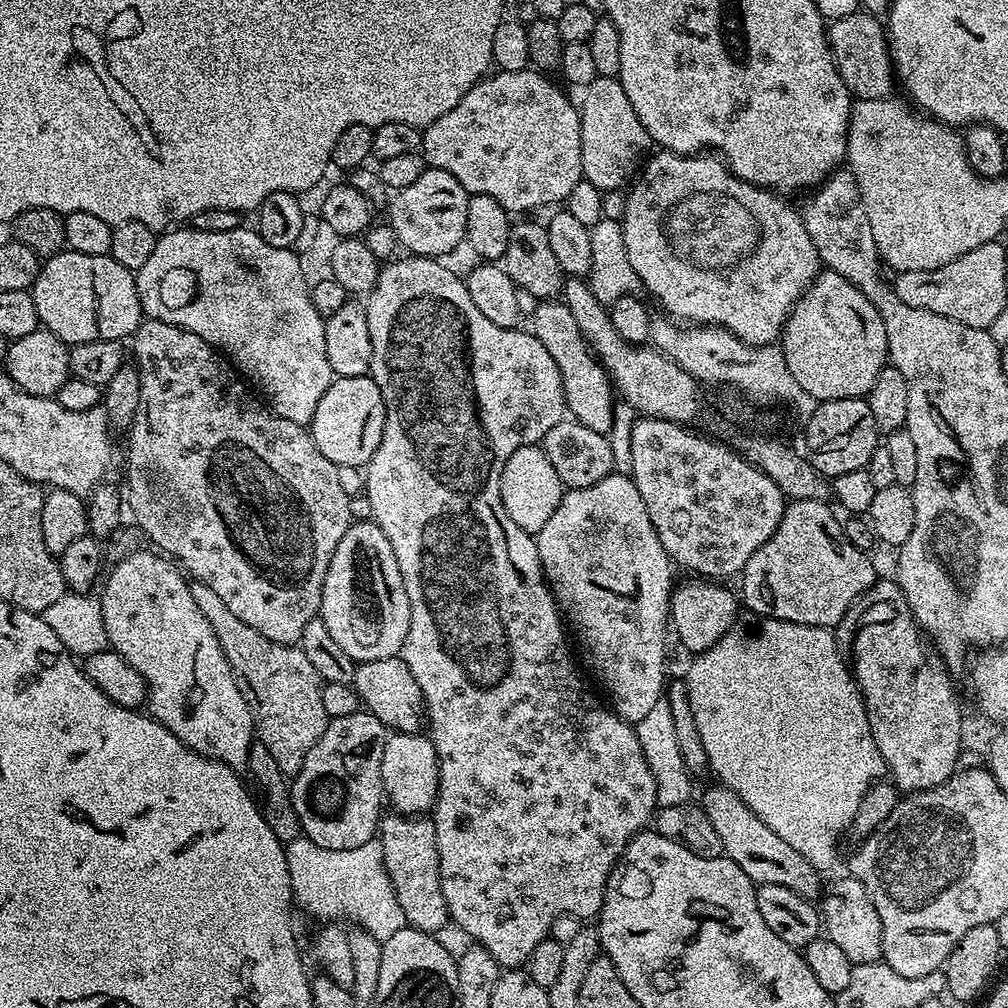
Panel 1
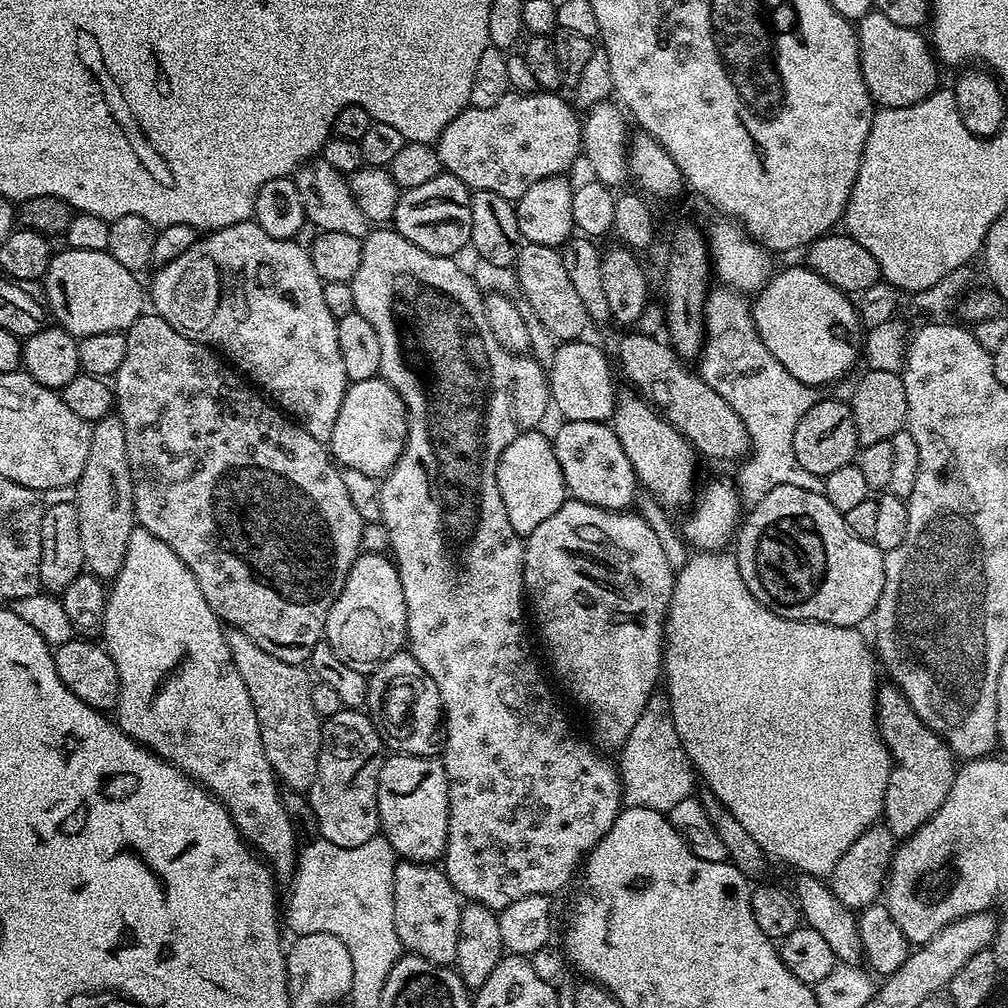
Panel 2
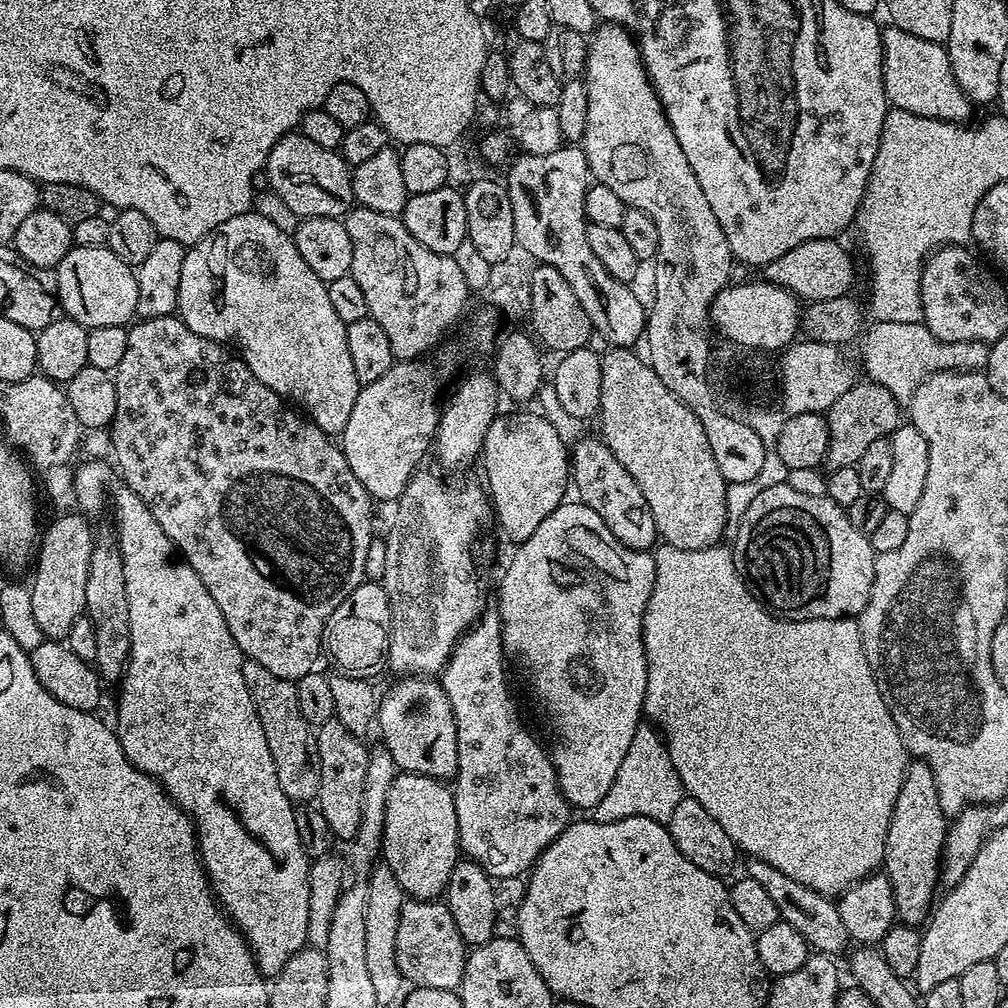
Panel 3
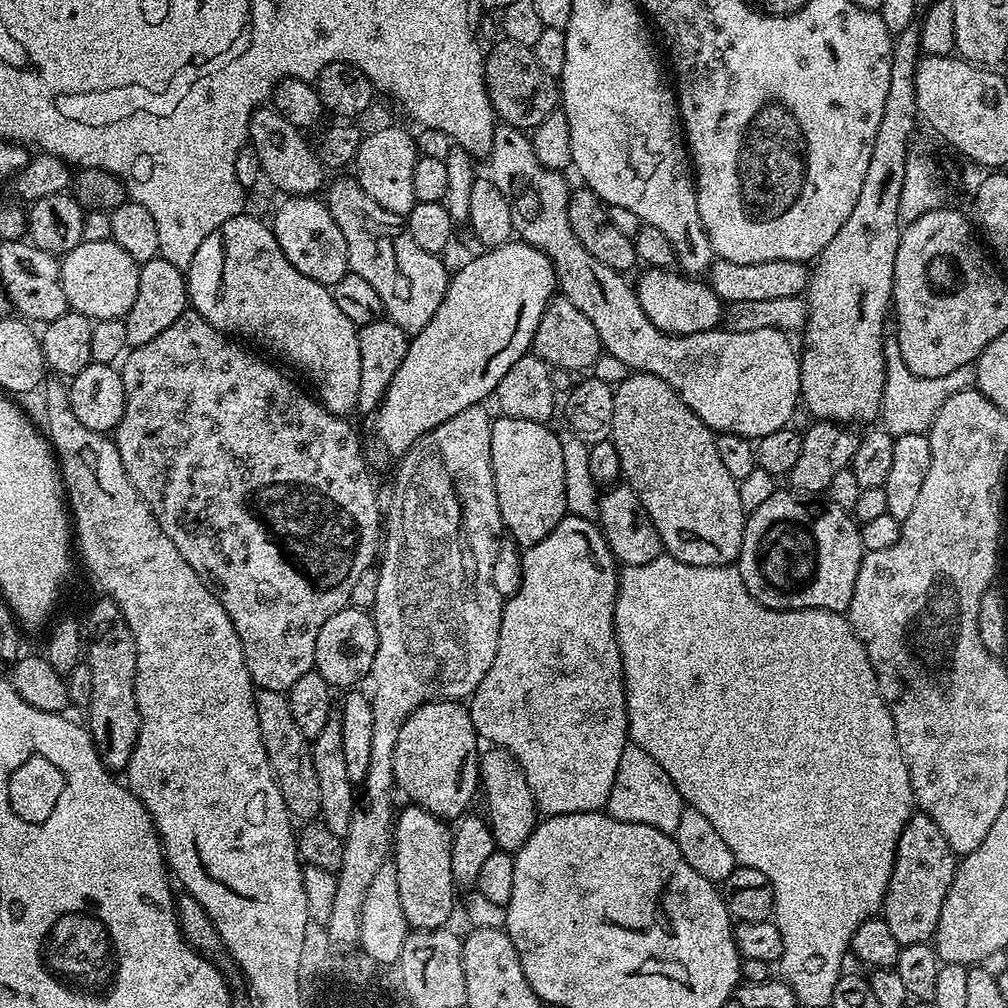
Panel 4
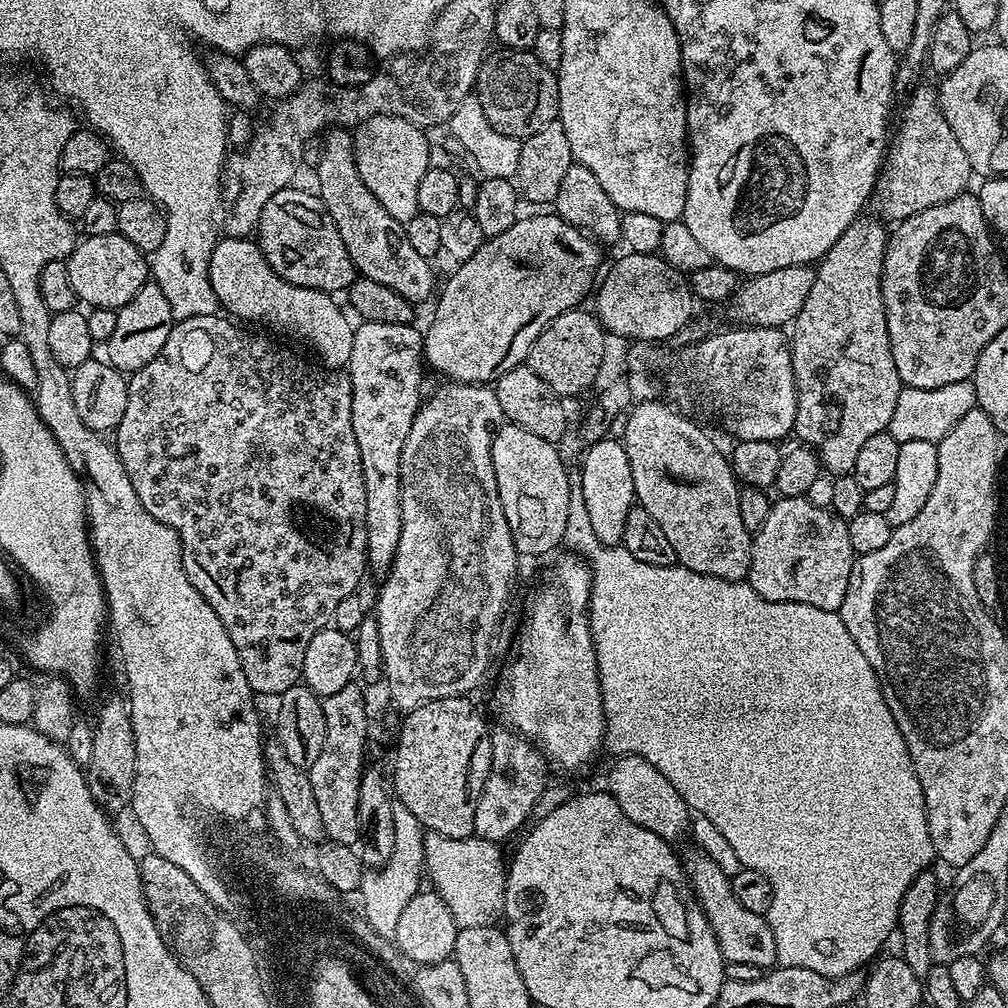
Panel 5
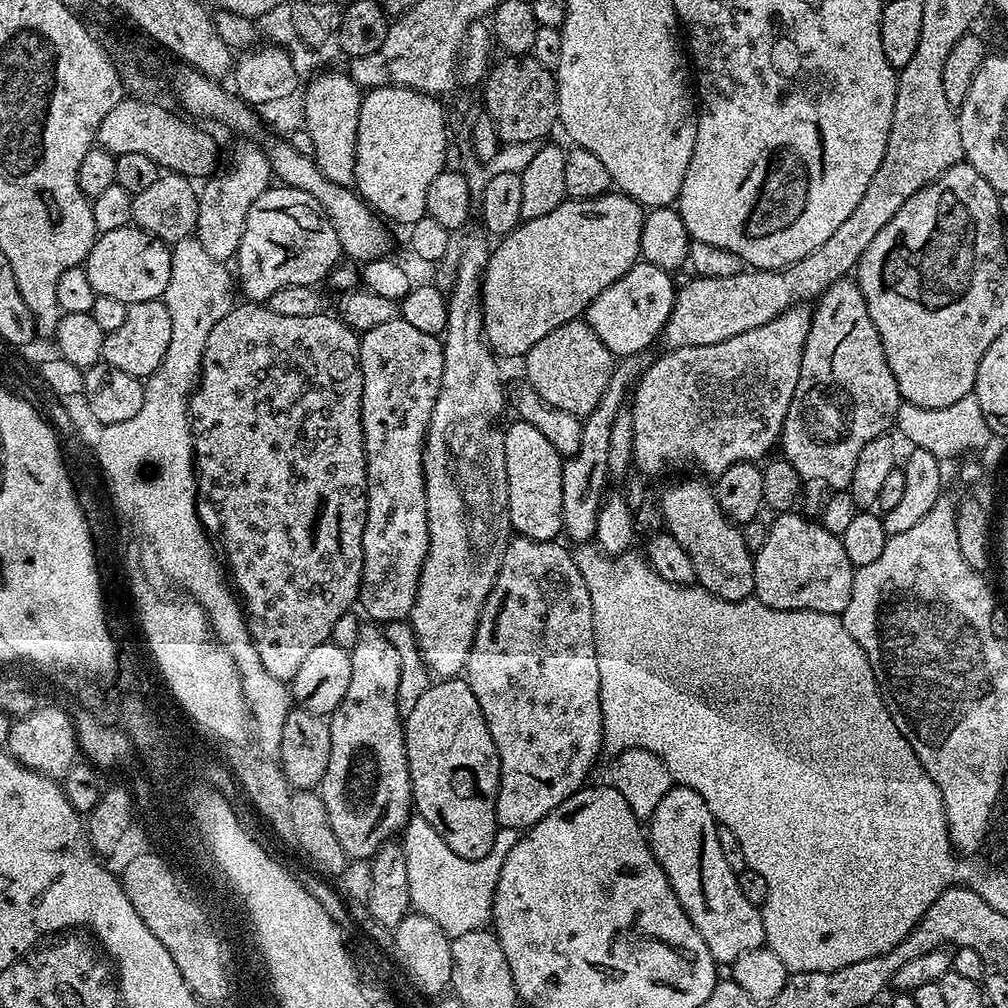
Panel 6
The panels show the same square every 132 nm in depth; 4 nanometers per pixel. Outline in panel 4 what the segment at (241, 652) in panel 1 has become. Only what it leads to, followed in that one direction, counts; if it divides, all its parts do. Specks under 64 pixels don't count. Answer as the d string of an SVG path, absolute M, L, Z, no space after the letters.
M256 688L255 693L262 746L266 746L272 777L276 779L276 785L282 794L282 802L286 802L289 817L297 821L300 819L300 822L315 821L322 806L322 793L318 790L318 774L314 774L314 758L309 737L304 736L302 730L298 730L298 722L294 722L294 714L290 714L290 702L285 693L265 688Z

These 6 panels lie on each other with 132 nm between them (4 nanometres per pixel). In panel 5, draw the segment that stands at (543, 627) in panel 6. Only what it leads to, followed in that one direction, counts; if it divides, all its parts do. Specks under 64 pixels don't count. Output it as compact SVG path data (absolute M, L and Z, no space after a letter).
M507 726L493 727L492 765L486 778L486 786L478 798L478 810L474 812L475 835L482 839L504 842L524 823L529 823L528 815L536 808L544 787L548 784L550 765L535 744L525 740L519 732Z

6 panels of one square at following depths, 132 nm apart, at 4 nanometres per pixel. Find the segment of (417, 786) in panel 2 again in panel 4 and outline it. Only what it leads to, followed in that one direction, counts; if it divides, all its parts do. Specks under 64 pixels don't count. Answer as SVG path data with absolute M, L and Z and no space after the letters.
M407 807L401 812L399 809L394 820L394 867L398 894L402 898L402 914L408 927L425 932L445 927L456 904L458 885L452 879L450 866L453 829L424 808Z

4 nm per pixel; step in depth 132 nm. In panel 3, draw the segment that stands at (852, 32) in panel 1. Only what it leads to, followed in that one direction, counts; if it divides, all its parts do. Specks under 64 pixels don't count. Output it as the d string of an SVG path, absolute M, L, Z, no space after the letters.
M888 26L880 33L884 51L884 89L892 108L901 108L922 118L947 120L949 124L964 124L974 111L972 101L966 98L962 86L954 78L945 45L914 38L906 30Z

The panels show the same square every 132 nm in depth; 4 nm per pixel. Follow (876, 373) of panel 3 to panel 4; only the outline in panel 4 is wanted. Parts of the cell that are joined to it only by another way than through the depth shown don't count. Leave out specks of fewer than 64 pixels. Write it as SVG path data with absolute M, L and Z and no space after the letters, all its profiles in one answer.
M885 343L884 393L879 415L884 431L892 433L893 437L902 434L927 433L932 426L932 419L936 417L938 410L942 410L942 402L946 402L946 398L951 398L962 390L973 387L975 382L975 363L958 366L958 370L950 370L950 374L942 374L942 378L922 378L910 371L906 362L902 362L900 347L896 343Z

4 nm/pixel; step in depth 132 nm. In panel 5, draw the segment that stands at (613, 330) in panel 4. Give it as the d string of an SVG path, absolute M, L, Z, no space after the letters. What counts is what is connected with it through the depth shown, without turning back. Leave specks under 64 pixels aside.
M735 327L729 332L713 331L702 342L675 350L665 350L652 342L633 343L629 347L632 349L628 352L628 368L632 372L653 372L661 376L679 411L685 414L705 412L708 416L717 416L721 426L730 435L736 436L732 438L737 441L783 441L783 436L787 432L789 435L796 427L796 379L789 337L778 328Z

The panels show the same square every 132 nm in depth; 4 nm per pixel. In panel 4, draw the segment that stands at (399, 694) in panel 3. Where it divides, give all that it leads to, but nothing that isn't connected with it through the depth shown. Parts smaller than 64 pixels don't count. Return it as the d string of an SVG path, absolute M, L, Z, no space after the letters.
M434 700L408 715L394 746L394 778L396 787L409 796L417 808L424 808L430 814L445 822L456 822L469 811L472 799L477 799L480 788L481 749L476 749L478 737L467 707L455 700Z

